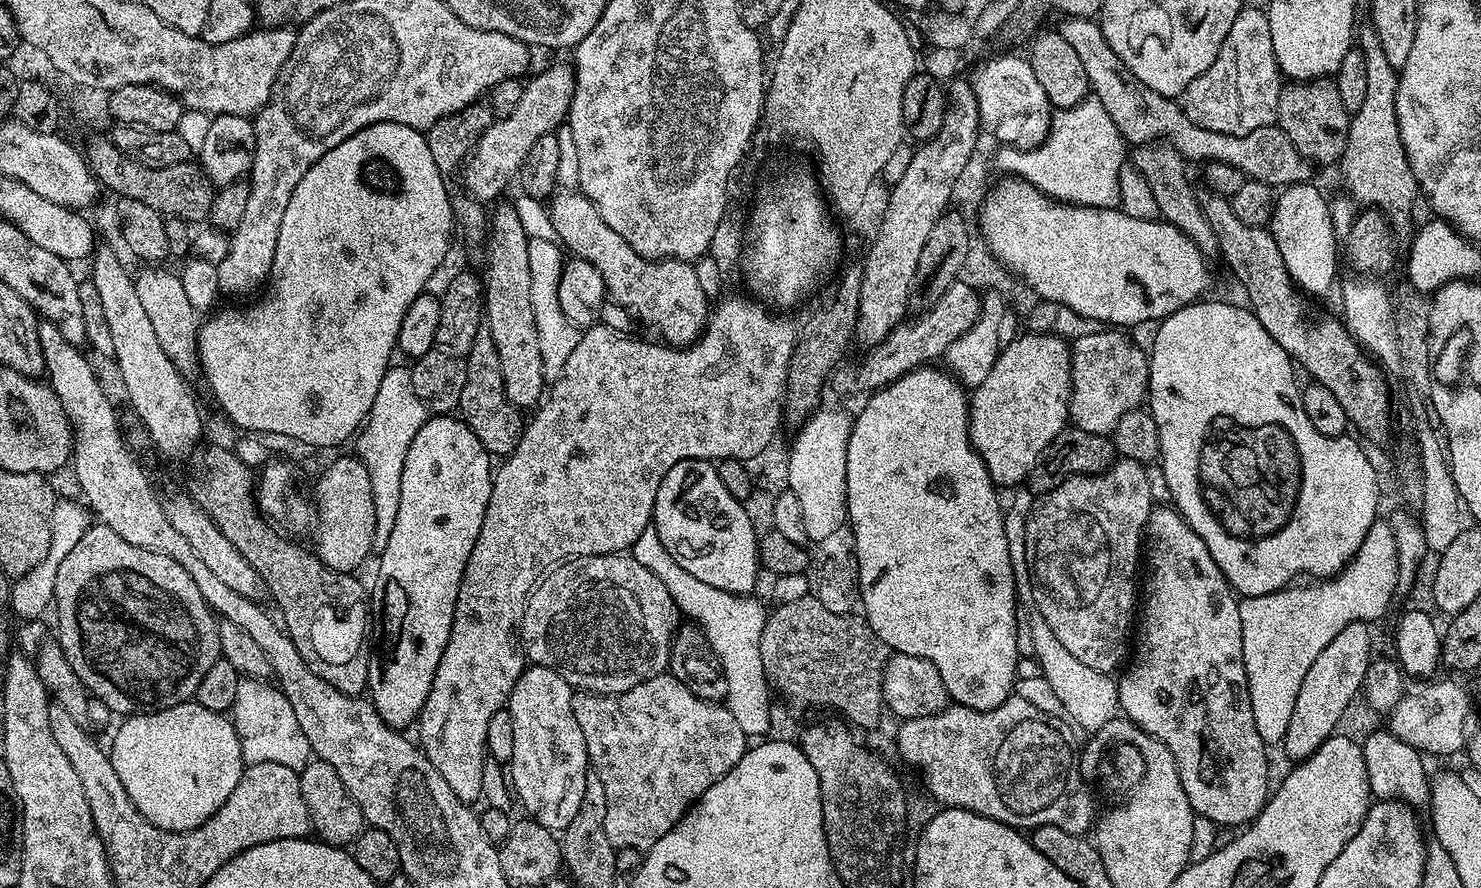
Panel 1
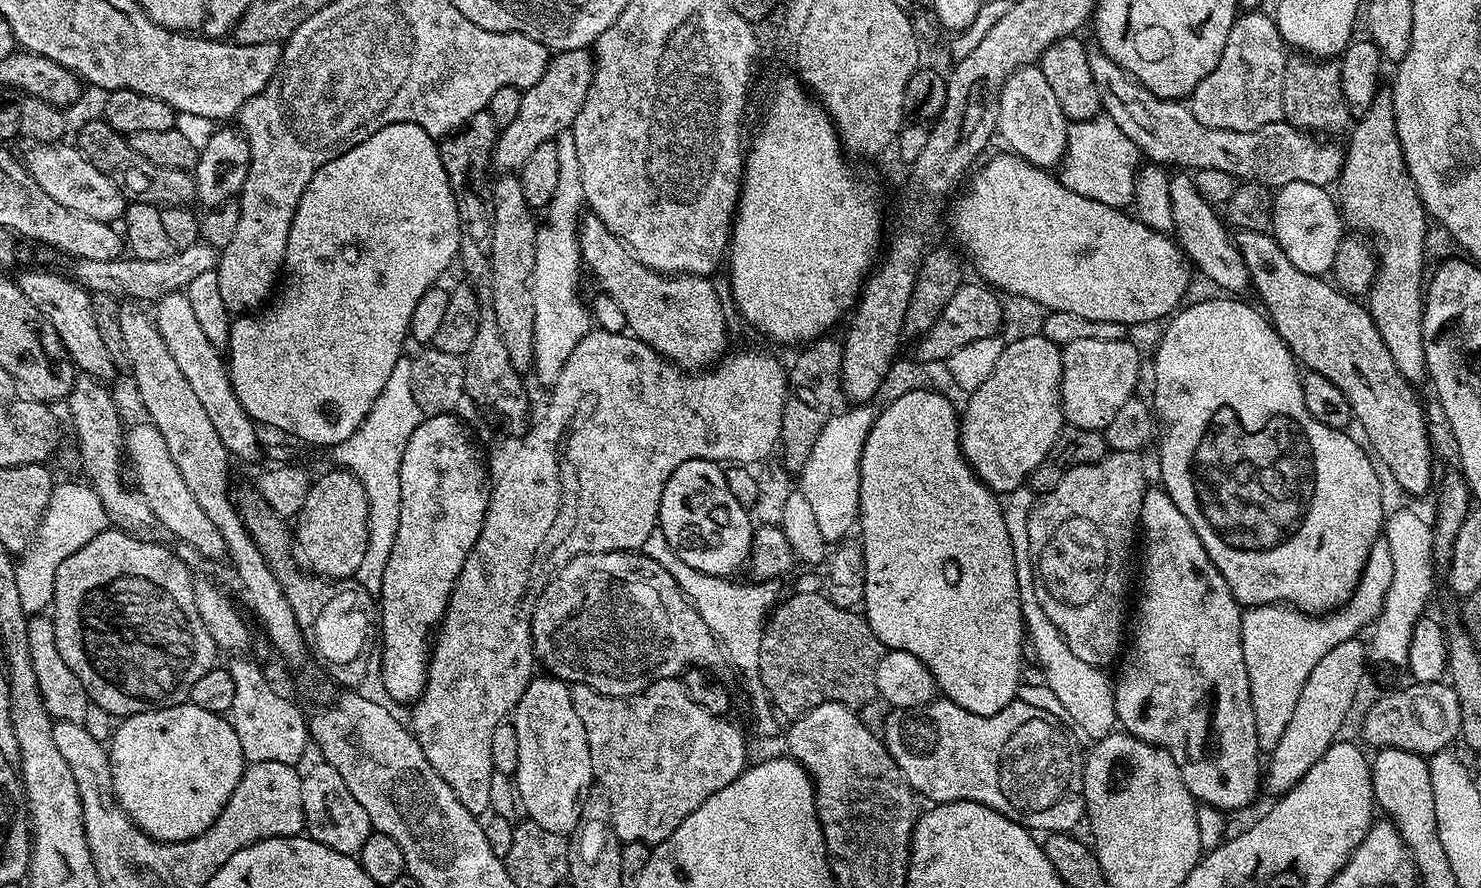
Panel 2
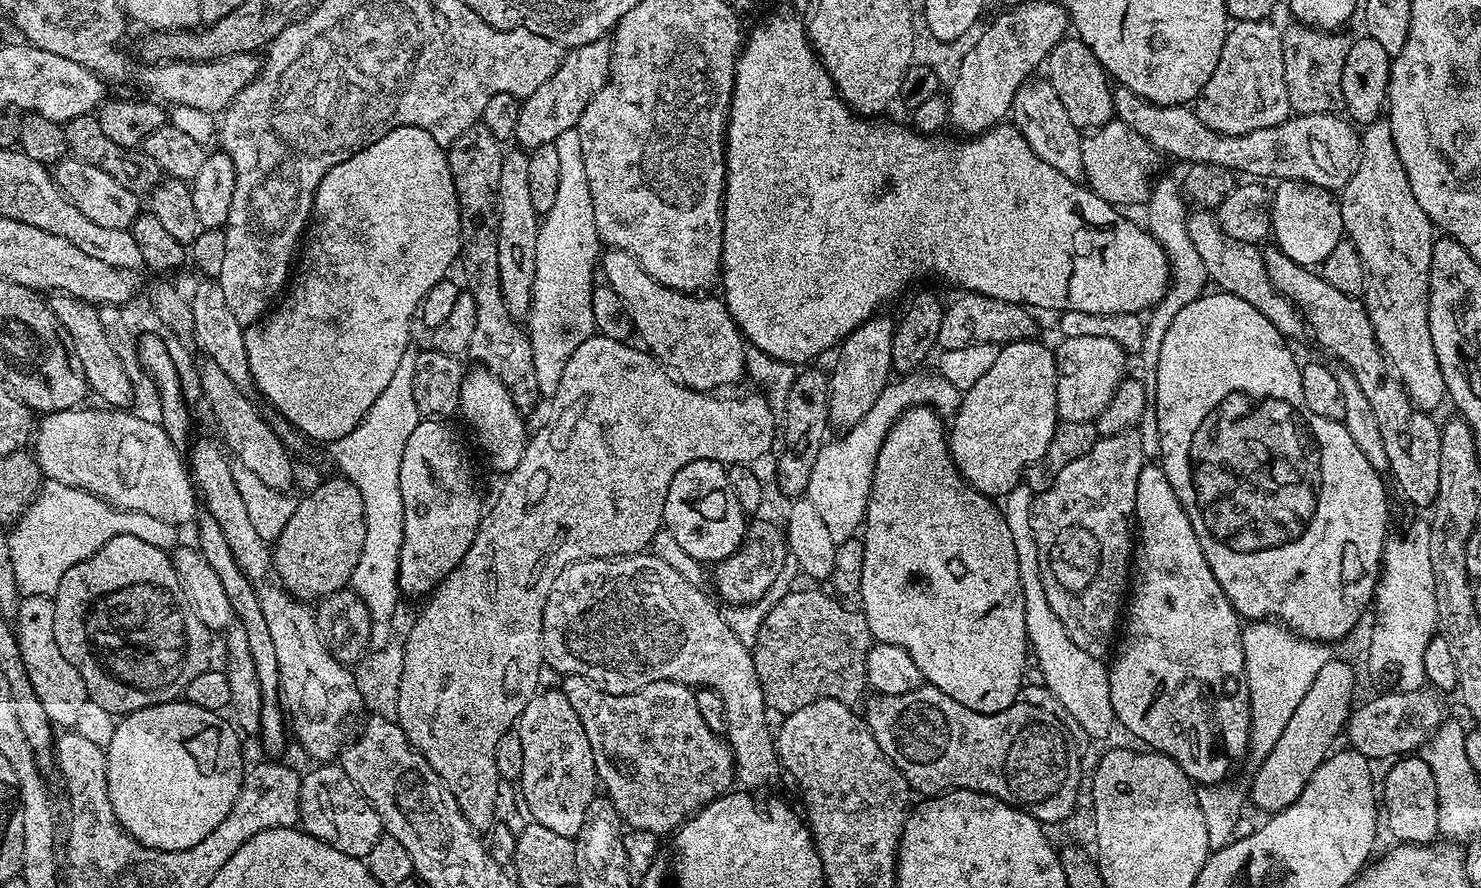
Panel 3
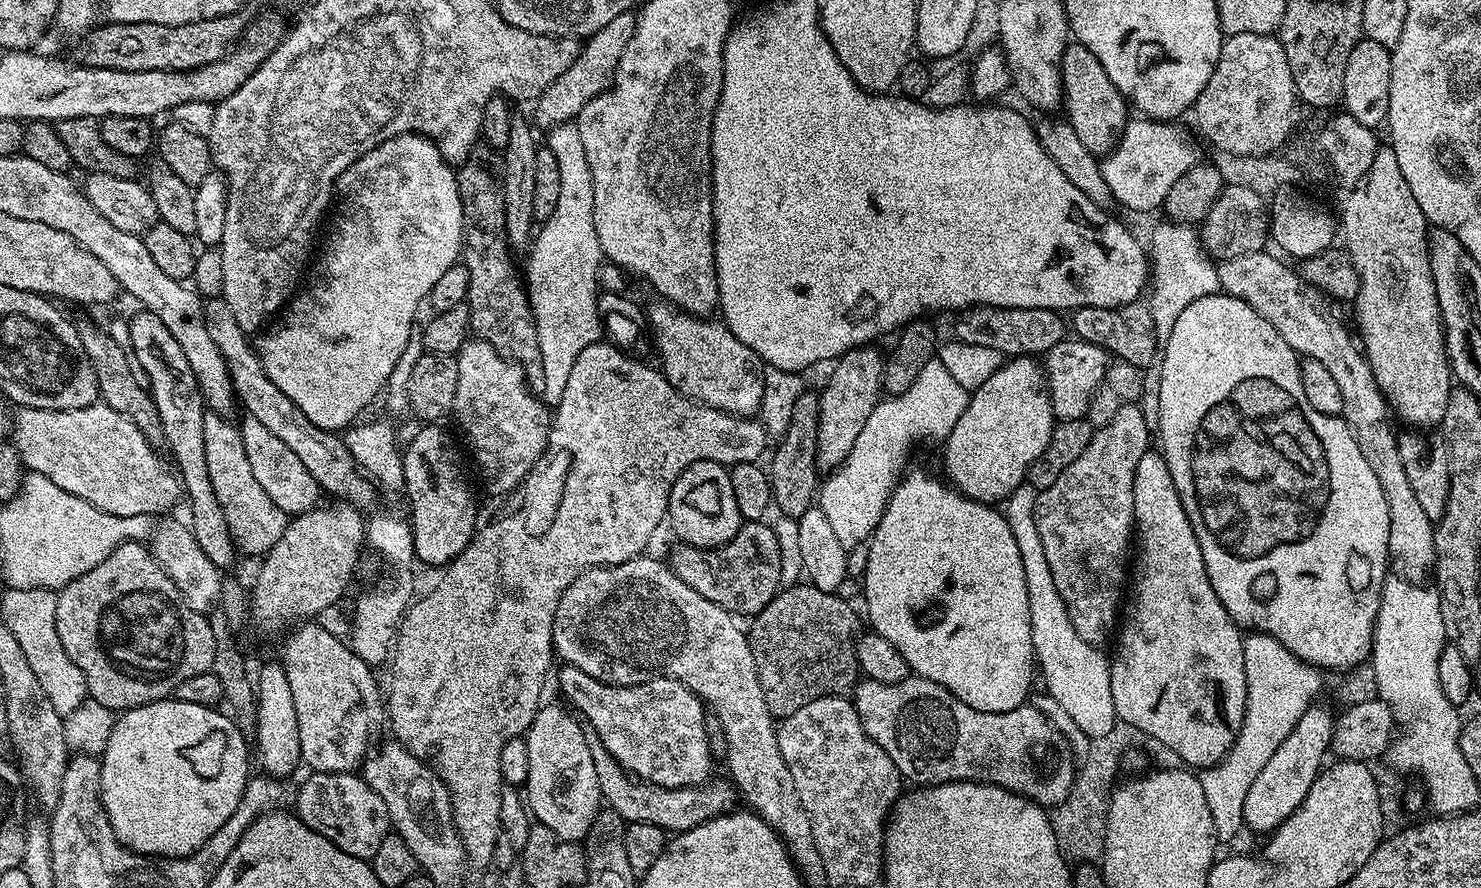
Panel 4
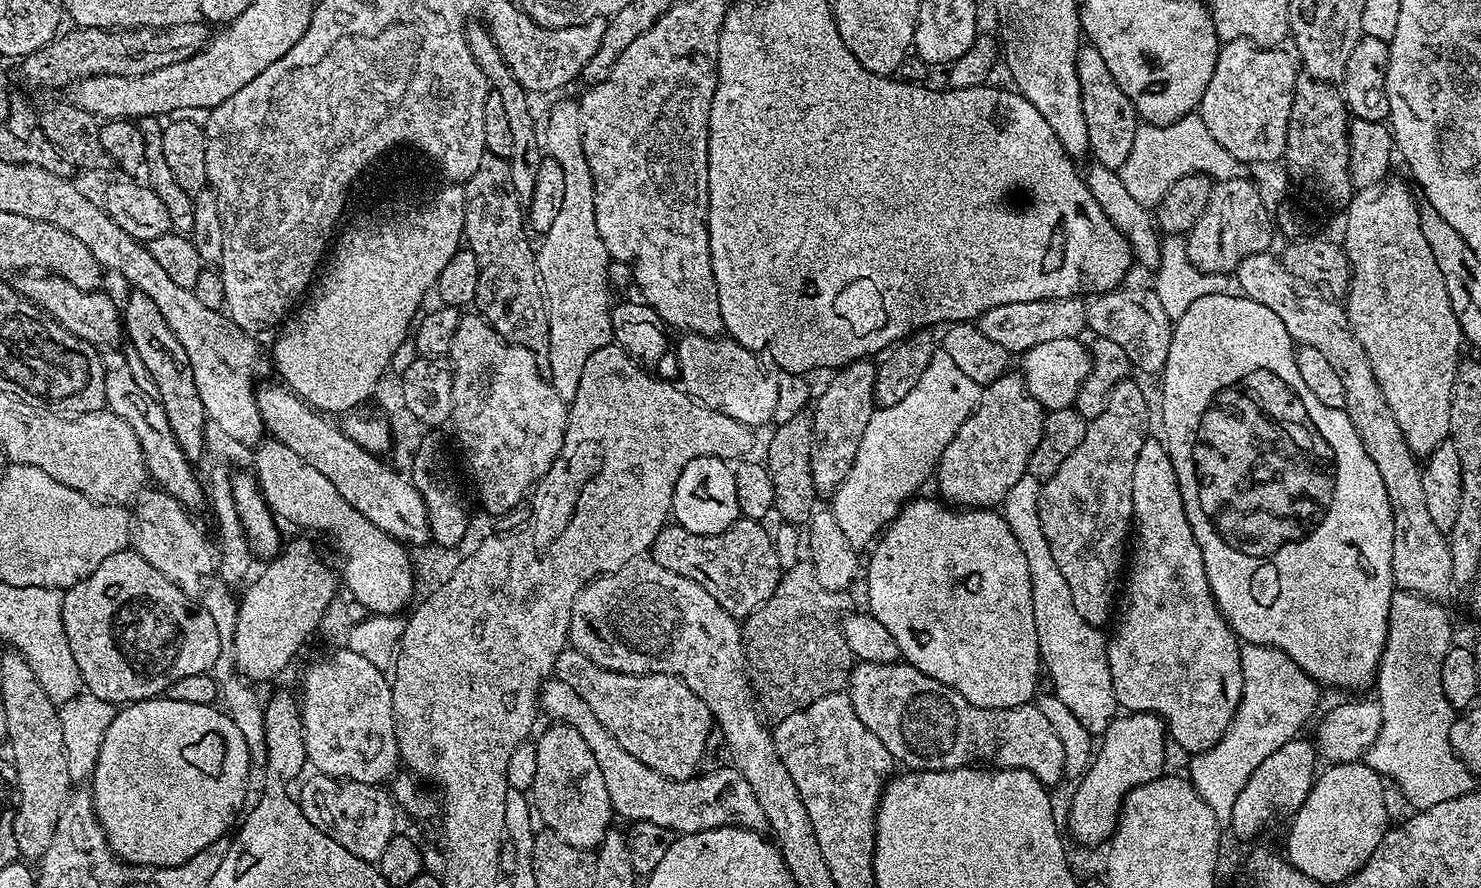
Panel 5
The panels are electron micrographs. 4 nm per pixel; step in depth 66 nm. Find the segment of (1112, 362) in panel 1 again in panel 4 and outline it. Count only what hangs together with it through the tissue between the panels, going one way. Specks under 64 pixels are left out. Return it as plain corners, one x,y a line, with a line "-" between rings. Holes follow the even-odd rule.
1079,338
1060,340
1042,356
1042,371
1046,377
1048,397
1052,399
1052,415
1057,421
1087,417
1092,397
1104,383
1110,356
1105,349

